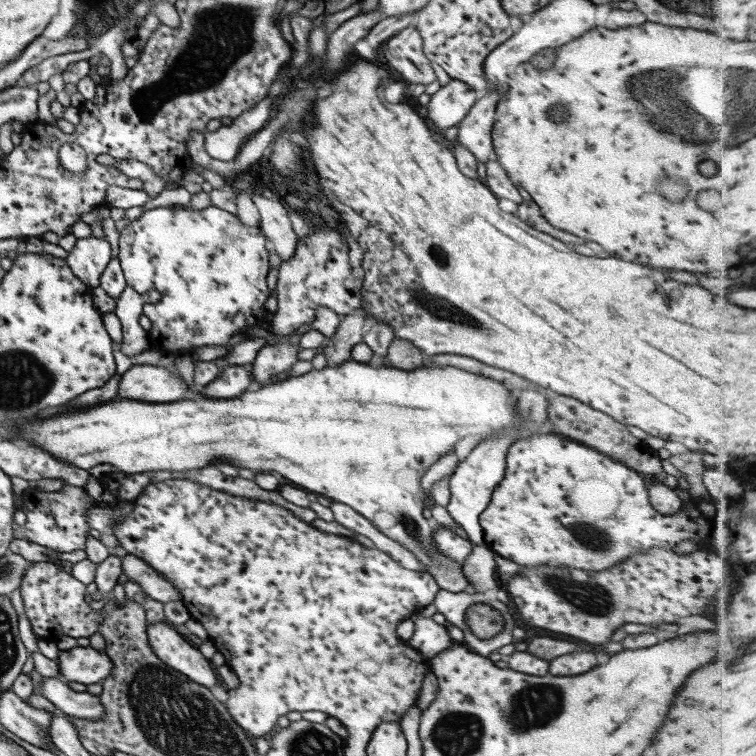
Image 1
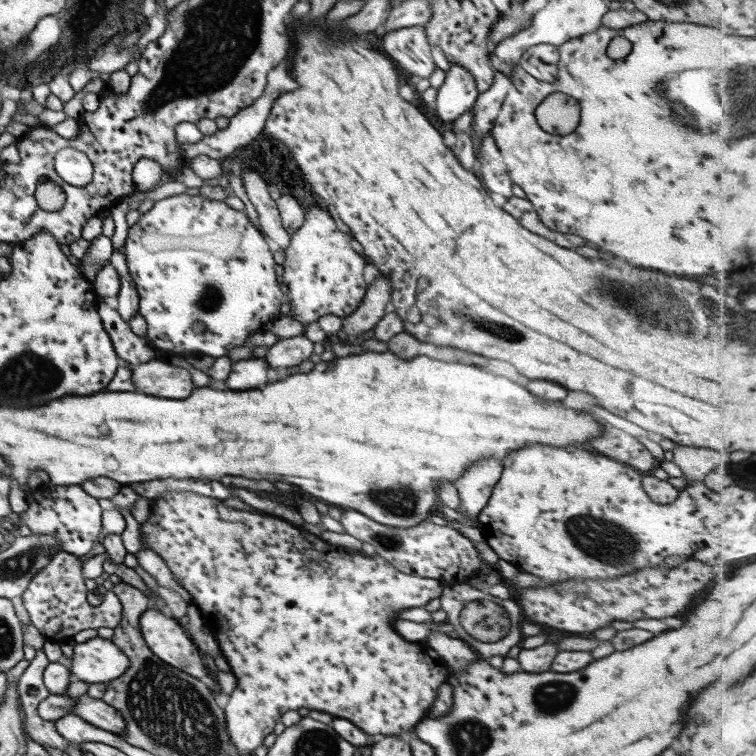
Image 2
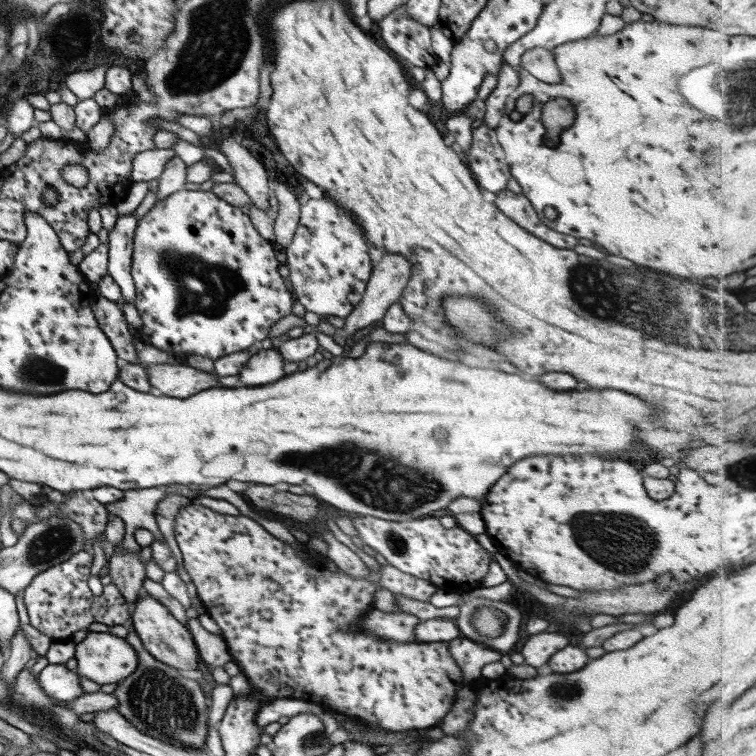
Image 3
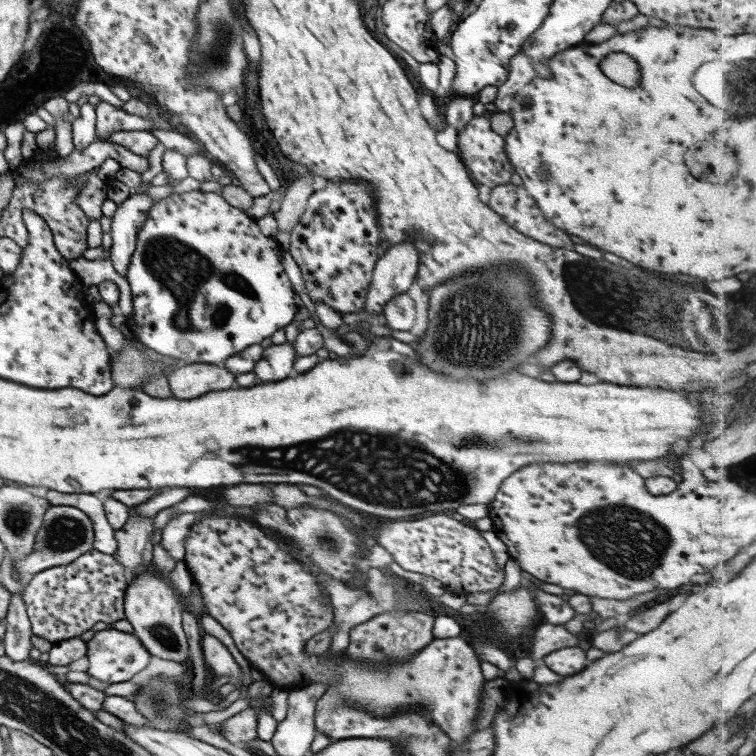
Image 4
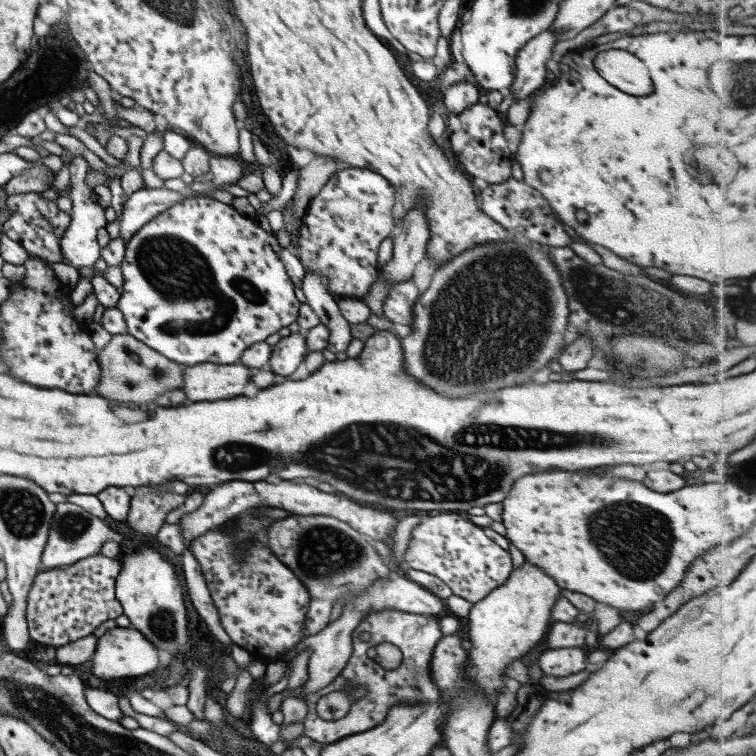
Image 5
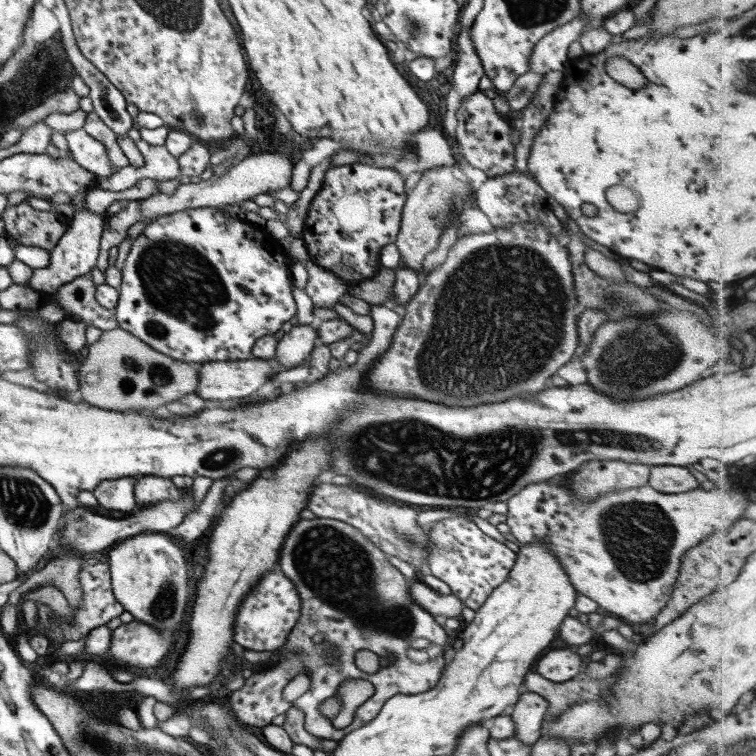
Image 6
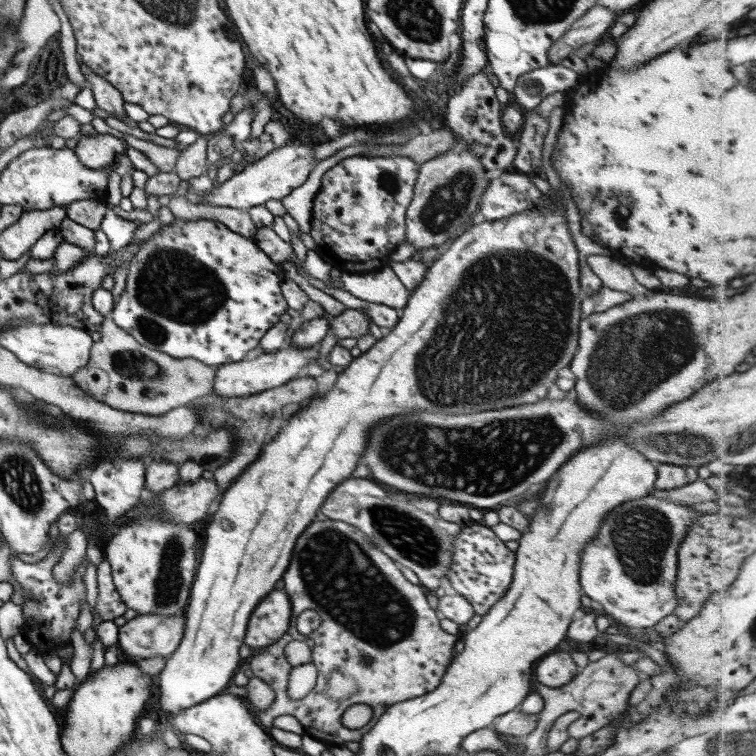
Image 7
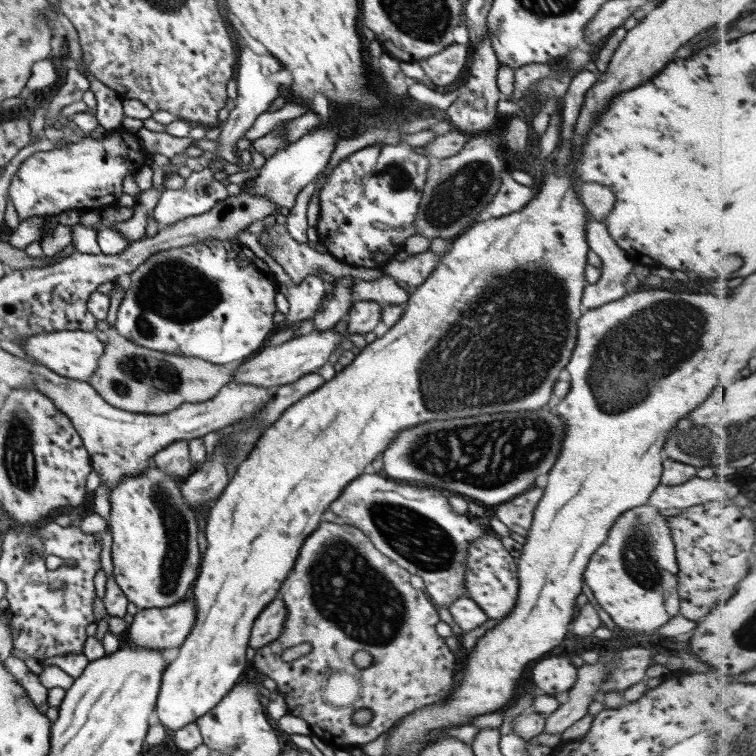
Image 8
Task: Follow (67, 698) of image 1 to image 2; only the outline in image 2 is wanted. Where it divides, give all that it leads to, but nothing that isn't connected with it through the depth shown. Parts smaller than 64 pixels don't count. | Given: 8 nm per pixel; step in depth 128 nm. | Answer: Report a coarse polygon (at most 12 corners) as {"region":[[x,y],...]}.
{"region":[[87,693],[71,713],[95,728],[122,734],[122,716]]}

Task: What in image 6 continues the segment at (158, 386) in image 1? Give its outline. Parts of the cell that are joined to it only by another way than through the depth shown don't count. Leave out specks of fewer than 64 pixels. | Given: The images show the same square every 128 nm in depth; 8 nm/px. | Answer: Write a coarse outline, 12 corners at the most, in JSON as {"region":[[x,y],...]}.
{"region":[[259,358],[199,366],[203,400],[248,398],[276,373]]}

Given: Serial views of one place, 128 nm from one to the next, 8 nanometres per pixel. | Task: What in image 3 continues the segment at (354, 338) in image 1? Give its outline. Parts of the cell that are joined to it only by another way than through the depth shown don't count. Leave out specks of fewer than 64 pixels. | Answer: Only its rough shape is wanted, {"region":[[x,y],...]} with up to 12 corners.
{"region":[[384,254],[371,269],[344,331],[381,320],[400,298],[411,264]]}

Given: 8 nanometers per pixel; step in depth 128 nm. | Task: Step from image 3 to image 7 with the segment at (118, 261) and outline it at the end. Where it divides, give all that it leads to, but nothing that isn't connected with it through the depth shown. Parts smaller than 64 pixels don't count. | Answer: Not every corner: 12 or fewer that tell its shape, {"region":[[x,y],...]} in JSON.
{"region":[[289,143],[203,197],[245,211],[281,200],[315,167],[315,144]]}

